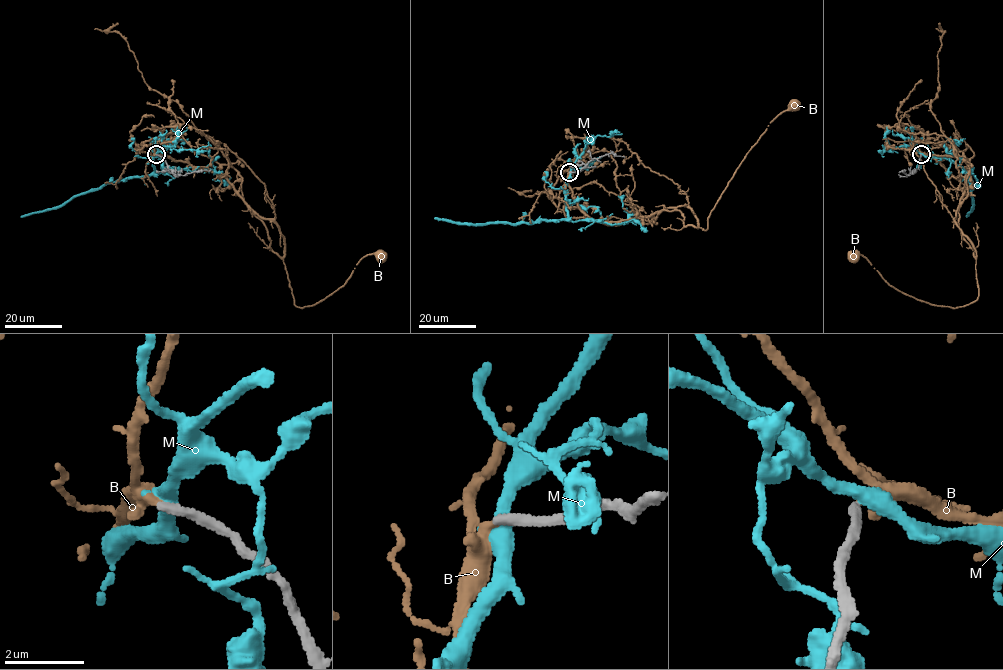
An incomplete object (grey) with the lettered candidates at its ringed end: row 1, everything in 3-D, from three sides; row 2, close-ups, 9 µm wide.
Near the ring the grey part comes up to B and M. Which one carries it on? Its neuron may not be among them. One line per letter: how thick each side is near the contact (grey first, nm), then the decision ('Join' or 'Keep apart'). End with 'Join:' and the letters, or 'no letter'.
B: Thickness 240 nm (grey) against 260 nm. Join
M: Thickness 280 nm (grey) against 400 nm. Keep apart
Join: B

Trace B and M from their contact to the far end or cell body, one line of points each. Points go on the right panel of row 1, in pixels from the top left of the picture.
B: (921, 154), (968, 162), (958, 225), (975, 249), (977, 298), (955, 308), (929, 304), (892, 287), (855, 256)
M: (920, 154), (951, 159), (967, 172), (972, 209), (967, 217)

